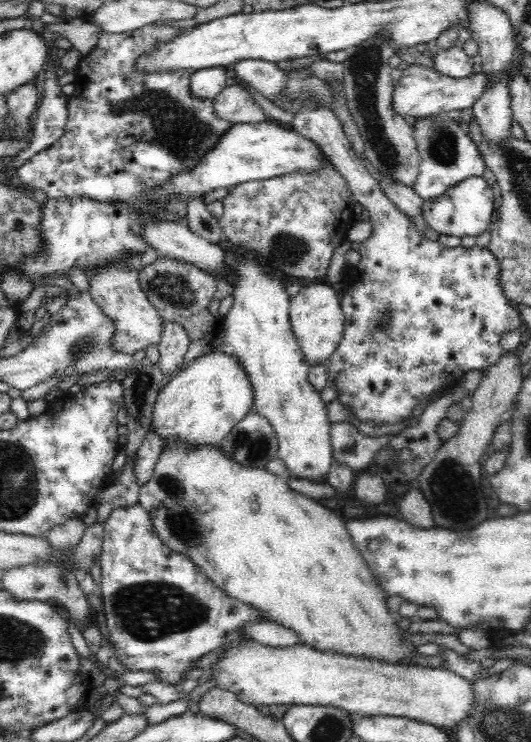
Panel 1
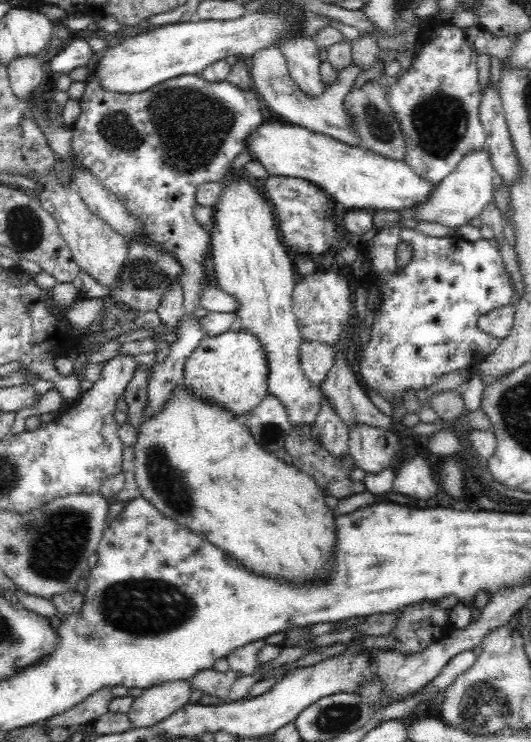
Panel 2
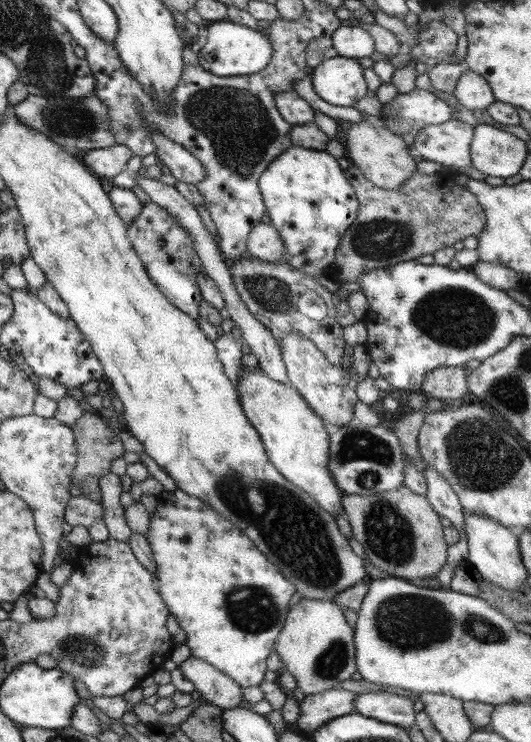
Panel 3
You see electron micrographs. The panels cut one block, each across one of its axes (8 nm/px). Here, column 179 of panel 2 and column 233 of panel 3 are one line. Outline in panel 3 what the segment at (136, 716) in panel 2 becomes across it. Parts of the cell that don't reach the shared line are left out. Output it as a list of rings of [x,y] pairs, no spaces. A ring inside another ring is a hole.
[[[189,656],[177,668],[194,684],[194,689],[207,703],[217,706],[221,711],[242,706],[241,687],[211,664]]]

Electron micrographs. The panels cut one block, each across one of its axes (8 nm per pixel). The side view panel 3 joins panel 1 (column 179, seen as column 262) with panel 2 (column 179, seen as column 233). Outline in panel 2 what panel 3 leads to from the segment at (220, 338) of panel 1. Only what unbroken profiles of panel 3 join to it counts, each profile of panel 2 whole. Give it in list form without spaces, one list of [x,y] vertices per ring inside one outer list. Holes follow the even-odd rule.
[[[129,240],[128,258],[120,276],[120,288],[110,290],[109,295],[125,302],[133,310],[140,310],[142,313],[156,311],[164,296],[172,290],[172,284],[181,284],[182,274],[182,265],[174,255],[149,247],[144,242]]]

